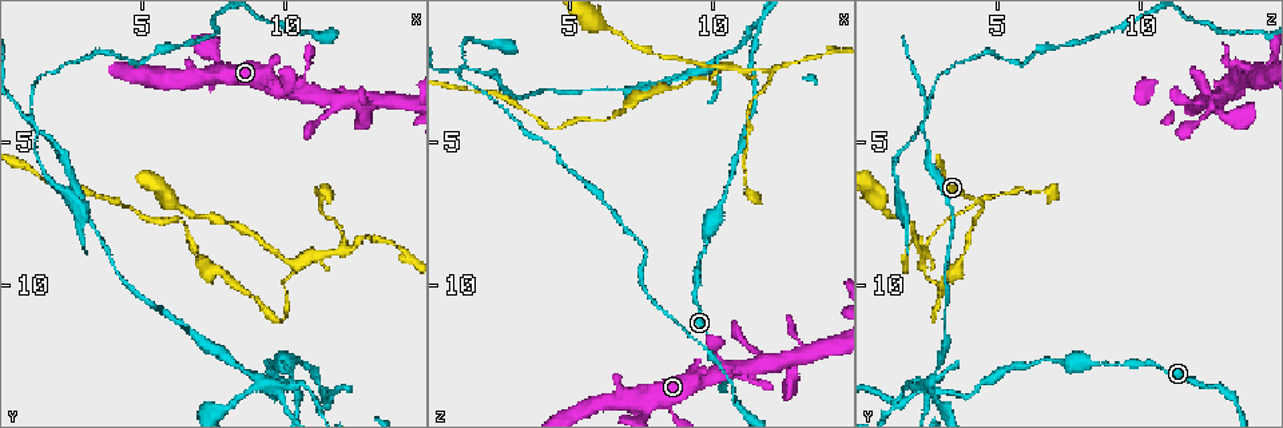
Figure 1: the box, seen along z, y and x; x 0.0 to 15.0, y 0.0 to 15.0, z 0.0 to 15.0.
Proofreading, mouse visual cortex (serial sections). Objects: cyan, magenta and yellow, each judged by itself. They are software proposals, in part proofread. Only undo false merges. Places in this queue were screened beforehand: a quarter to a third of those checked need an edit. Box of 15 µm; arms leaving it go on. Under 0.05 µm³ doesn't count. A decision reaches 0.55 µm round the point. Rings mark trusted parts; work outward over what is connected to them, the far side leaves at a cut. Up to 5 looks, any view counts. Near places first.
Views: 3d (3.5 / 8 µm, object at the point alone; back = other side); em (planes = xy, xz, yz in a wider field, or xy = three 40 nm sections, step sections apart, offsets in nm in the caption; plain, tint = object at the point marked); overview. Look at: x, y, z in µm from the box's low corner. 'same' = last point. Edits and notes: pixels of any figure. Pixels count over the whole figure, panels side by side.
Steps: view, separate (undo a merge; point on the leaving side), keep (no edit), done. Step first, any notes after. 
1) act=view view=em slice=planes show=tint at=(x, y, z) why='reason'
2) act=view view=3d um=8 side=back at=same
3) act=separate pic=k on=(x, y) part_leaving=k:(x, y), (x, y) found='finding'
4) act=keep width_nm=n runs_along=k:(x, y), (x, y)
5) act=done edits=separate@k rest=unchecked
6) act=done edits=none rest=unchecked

act=view view=3d um=3.5 at=(9.9, 11.1, 2.8) why='narrows sharply'

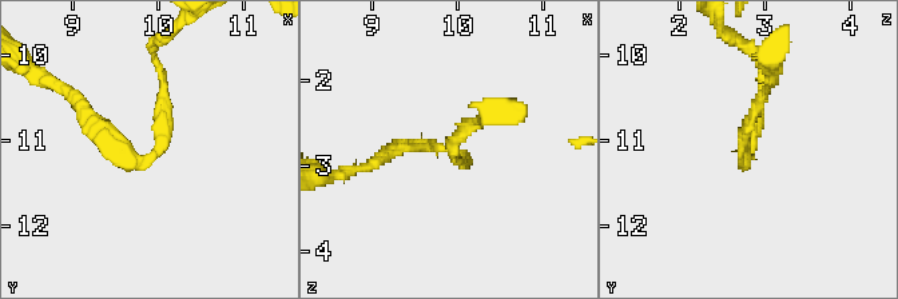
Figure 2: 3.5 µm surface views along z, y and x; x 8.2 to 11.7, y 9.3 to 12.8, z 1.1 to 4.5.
act=view view=em slice=xy step=3 show=tint at=(9.90, 11.20, 2.75) arm_widths_nm=150,150

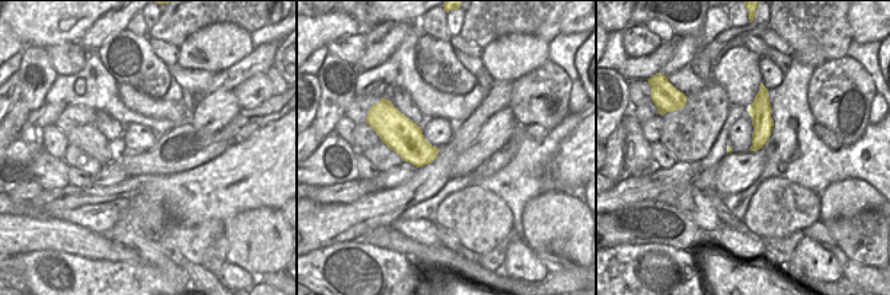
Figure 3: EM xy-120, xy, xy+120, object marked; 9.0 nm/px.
act=separate pic=2 on=(161, 108) part_leaving=2:(154, 154), (162, 142), (158, 39) found='two cells meet here'

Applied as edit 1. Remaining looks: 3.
act=view view=3d um=3.5 at=(11.5, 14.3, 1.4) why='a narrow waist'

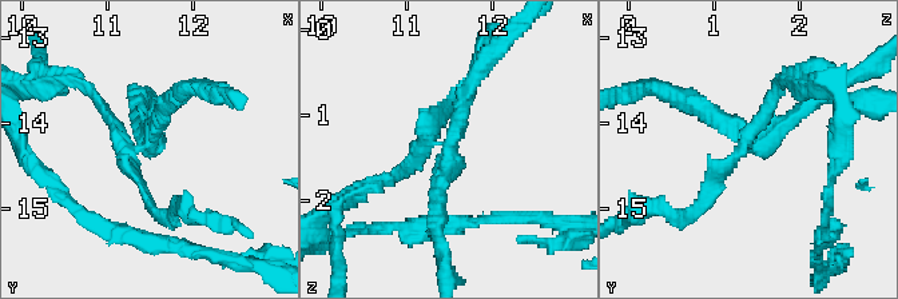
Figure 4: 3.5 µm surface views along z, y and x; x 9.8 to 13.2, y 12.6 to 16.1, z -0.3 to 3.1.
act=view view=em slice=xy step=5 show=tint at=(11.45, 14.20, 1.40) arms=4 arm_widths_nm=100,150,200,200

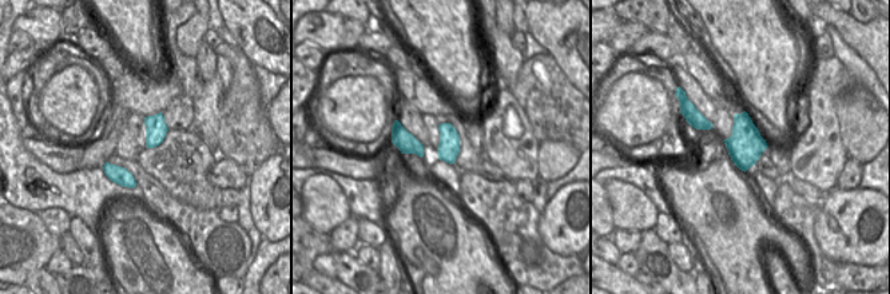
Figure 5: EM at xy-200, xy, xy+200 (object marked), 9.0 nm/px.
act=view view=em slice=planes show=tint at=same why='cut it another way'

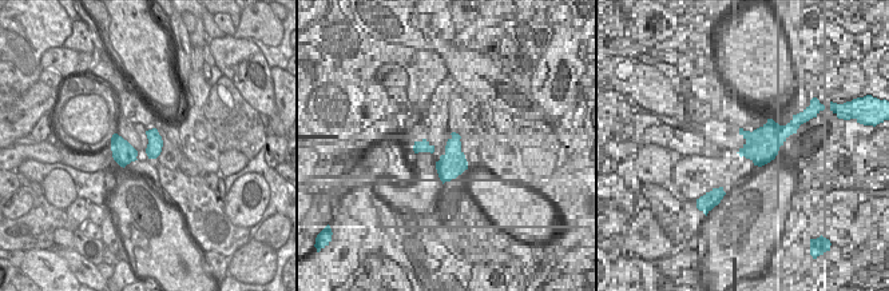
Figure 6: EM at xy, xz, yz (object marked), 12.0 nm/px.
act=separate pic=4 on=(708, 180) part_leaving=4:(144, 147), (128, 151), (99, 98), (67, 78) found='two cells meet here'

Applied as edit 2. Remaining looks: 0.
act=done edits=separate@2,separate@4 rest=unchecked

